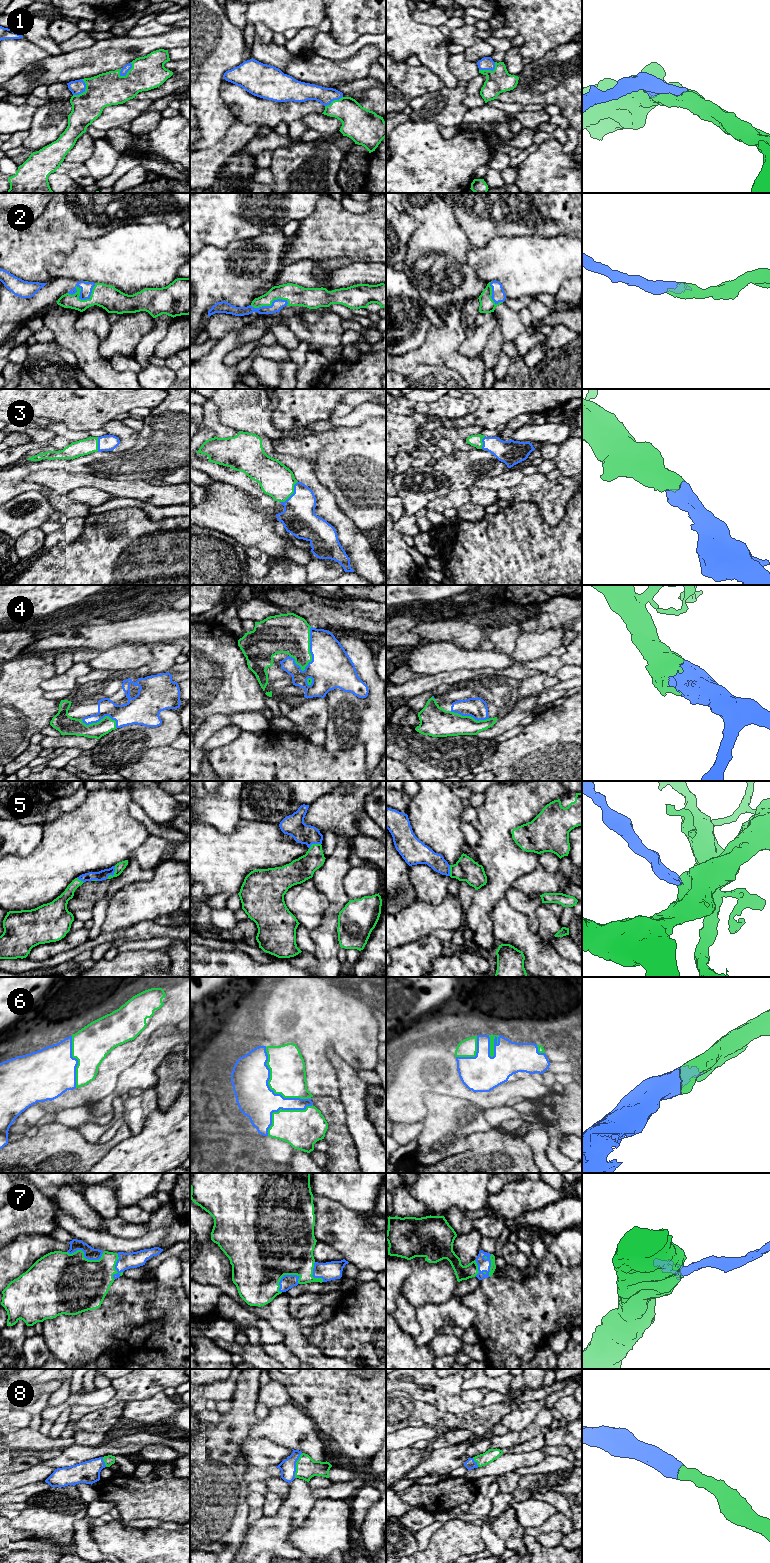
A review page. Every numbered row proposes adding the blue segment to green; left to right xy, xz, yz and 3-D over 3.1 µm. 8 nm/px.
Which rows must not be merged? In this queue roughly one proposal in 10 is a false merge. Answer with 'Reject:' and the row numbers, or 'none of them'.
Reject: none of them

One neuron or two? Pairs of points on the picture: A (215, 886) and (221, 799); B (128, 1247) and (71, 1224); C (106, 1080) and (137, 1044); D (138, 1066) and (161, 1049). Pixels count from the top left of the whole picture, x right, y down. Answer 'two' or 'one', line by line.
A: two
B: one
C: one
D: one

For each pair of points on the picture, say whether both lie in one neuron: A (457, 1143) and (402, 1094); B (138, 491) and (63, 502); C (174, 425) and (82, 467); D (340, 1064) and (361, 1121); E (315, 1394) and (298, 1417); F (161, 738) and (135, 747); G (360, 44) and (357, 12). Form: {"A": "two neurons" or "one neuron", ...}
{"A": "two neurons", "B": "two neurons", "C": "one neuron", "D": "one neuron", "E": "two neurons", "F": "one neuron", "G": "two neurons"}

